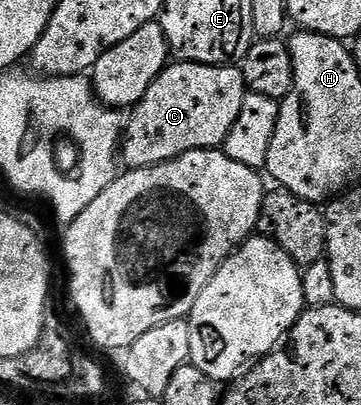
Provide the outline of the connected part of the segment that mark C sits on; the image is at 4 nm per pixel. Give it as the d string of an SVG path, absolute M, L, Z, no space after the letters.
M190 61L166 65L155 83L147 87L147 95L128 114L119 146L120 160L124 164L126 161L129 169L142 169L187 151L224 146L235 119L239 119L246 92L240 68L233 65L200 65Z

